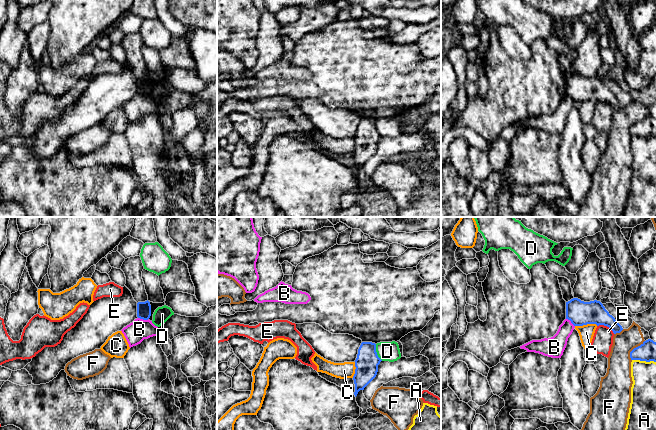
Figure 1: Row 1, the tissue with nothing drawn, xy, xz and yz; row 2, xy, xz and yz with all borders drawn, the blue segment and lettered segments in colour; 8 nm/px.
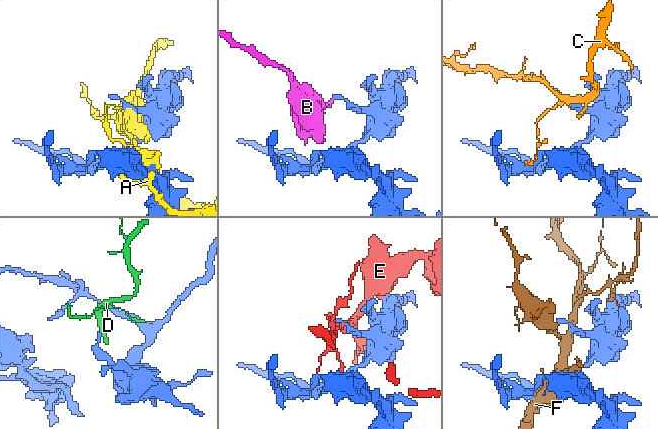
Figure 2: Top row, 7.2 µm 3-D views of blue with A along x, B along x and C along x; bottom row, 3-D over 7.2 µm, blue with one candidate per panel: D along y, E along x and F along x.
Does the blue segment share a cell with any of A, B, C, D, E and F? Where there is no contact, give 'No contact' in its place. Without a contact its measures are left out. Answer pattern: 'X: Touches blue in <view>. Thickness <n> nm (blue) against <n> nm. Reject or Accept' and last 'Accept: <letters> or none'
A: Touches blue in yz. Thickness 140 nm (blue) against 200 nm. Reject
B: Touches blue in xy. Thickness 110 nm (blue) against 170 nm. Reject
C: Touches blue in yz. Thickness 200 nm (blue) against 130 nm. Reject
D: Touches blue in xz. Thickness 190 nm (blue) against 160 nm. Reject
E: Touches blue in yz. Thickness 200 nm (blue) against 170 nm. Reject
F: Touches blue in yz. Thickness 140 nm (blue) against 200 nm. Reject
Accept: none

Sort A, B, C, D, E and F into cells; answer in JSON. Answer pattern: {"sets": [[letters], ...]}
{"sets": [["A"], ["B"], ["C"], ["D"], ["E"], ["F"]]}

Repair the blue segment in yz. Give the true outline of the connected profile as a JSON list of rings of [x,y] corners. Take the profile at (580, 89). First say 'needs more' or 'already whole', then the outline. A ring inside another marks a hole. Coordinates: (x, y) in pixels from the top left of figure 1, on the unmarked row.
already whole | [[[573,74],[566,78],[566,95],[570,96],[574,102],[604,101],[609,103],[614,110],[623,106],[622,102],[609,90],[603,80],[597,76],[584,78],[578,74]]]

